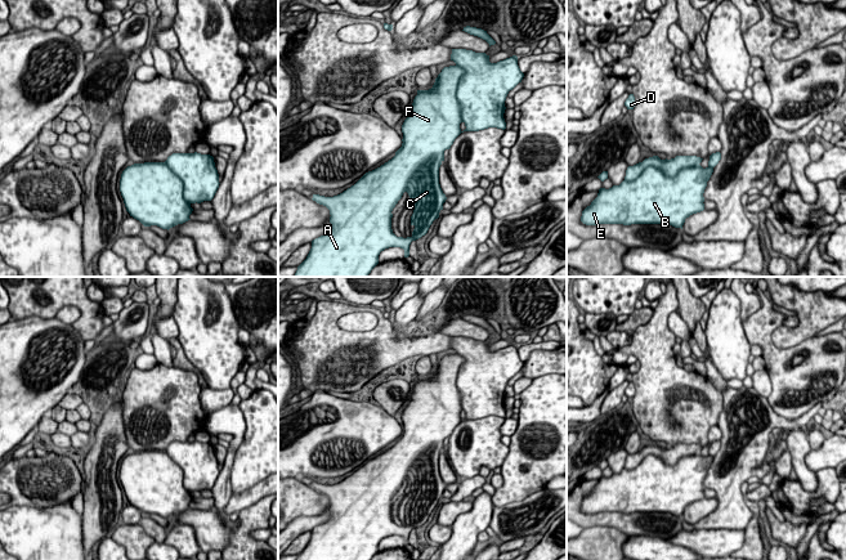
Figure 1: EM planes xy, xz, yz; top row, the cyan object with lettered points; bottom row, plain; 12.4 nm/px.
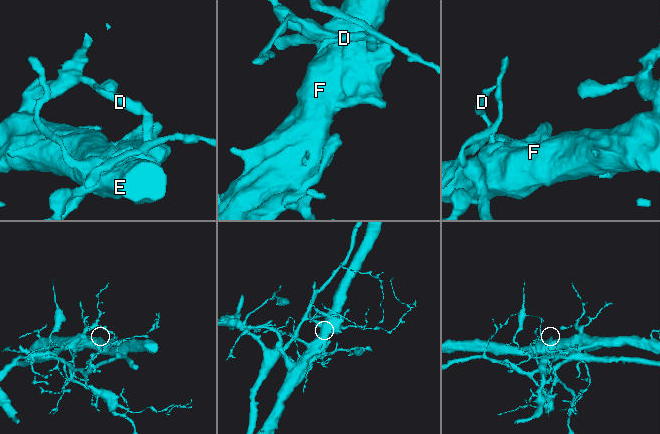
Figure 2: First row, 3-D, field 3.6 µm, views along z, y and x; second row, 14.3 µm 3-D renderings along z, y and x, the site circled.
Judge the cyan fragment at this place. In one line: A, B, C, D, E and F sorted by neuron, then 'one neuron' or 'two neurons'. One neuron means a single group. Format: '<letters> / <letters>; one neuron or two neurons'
A B C E F / D; two neurons

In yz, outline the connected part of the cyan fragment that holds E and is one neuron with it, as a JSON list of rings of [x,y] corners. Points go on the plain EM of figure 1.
[[[700,453],[684,456],[675,465],[667,465],[662,458],[648,454],[632,470],[623,469],[609,478],[600,476],[597,485],[582,499],[581,510],[586,514],[596,512],[667,512],[681,516],[685,507],[704,498],[704,478],[713,461],[713,456]]]

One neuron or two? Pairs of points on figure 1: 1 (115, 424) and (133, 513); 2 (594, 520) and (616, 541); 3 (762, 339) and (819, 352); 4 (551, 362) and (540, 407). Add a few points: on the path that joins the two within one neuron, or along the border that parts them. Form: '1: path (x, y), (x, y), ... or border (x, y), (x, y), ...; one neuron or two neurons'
1: border (124, 507), (119, 522); two neurons
2: border (583, 528), (614, 527), (629, 536); two neurons
3: path (777, 353), (791, 353), (805, 348); one neuron
4: border (553, 372), (532, 379); two neurons

